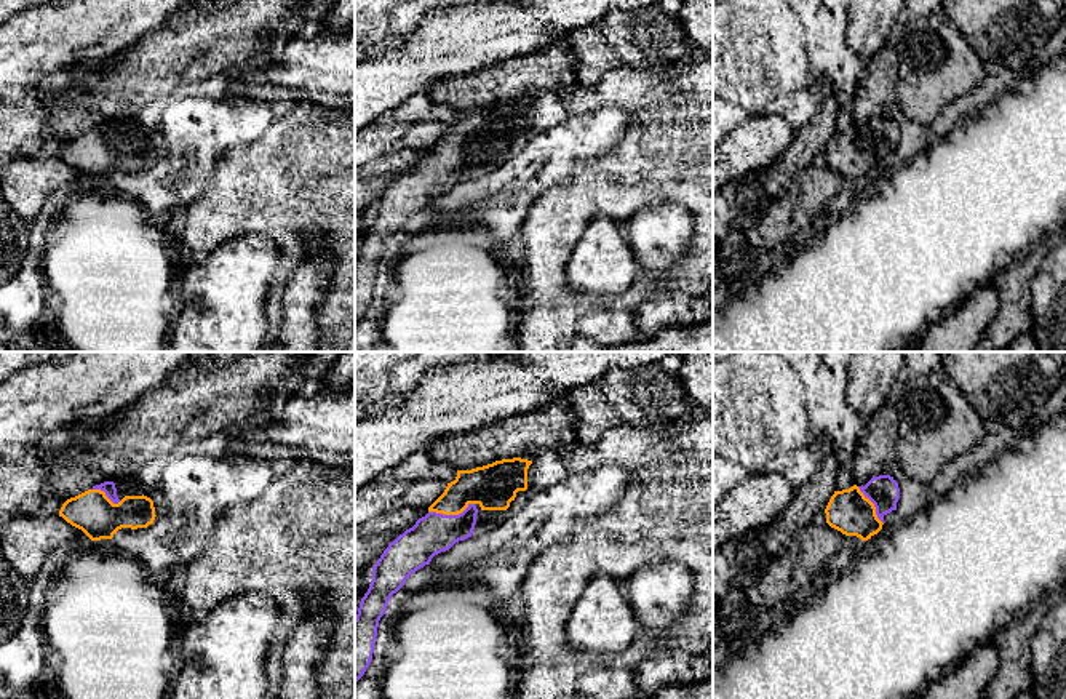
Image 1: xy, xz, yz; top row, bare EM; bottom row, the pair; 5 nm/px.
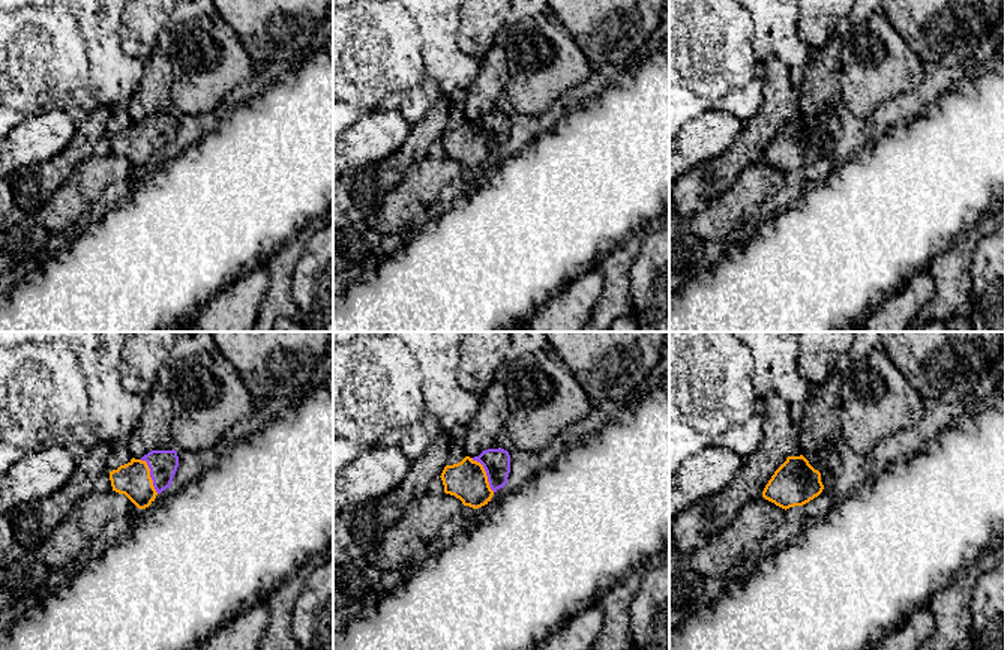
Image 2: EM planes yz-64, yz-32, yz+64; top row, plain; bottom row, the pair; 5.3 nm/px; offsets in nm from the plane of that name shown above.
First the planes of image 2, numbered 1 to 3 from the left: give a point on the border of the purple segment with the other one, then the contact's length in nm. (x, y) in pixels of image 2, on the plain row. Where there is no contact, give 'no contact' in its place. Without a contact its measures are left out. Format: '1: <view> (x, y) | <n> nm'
1: yz-64 (149, 138) | 200 nm
2: yz-32 (485, 137) | 220 nm
3: no contact

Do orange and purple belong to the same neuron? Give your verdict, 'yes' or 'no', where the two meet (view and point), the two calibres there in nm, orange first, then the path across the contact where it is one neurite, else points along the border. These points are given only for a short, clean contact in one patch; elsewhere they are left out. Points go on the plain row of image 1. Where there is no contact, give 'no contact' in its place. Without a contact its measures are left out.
yes; contact xz (451, 155); calibres 220 and 200 nm; way xz (493, 128), (478, 128), (451, 155), (435, 175)

